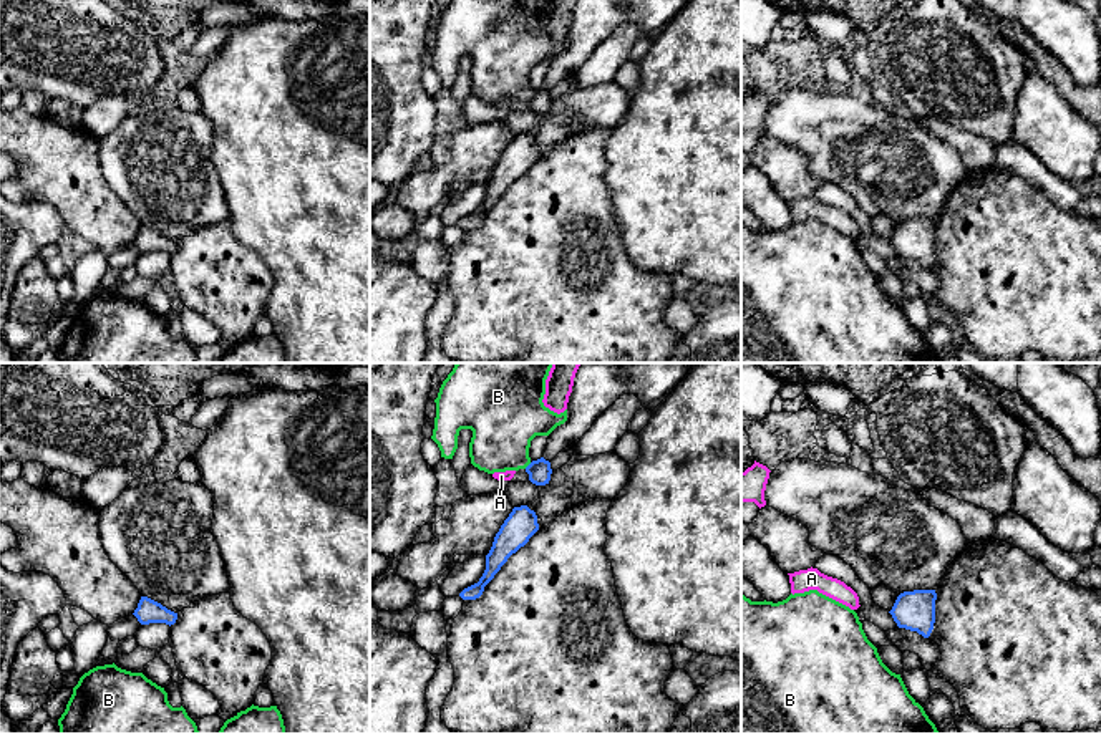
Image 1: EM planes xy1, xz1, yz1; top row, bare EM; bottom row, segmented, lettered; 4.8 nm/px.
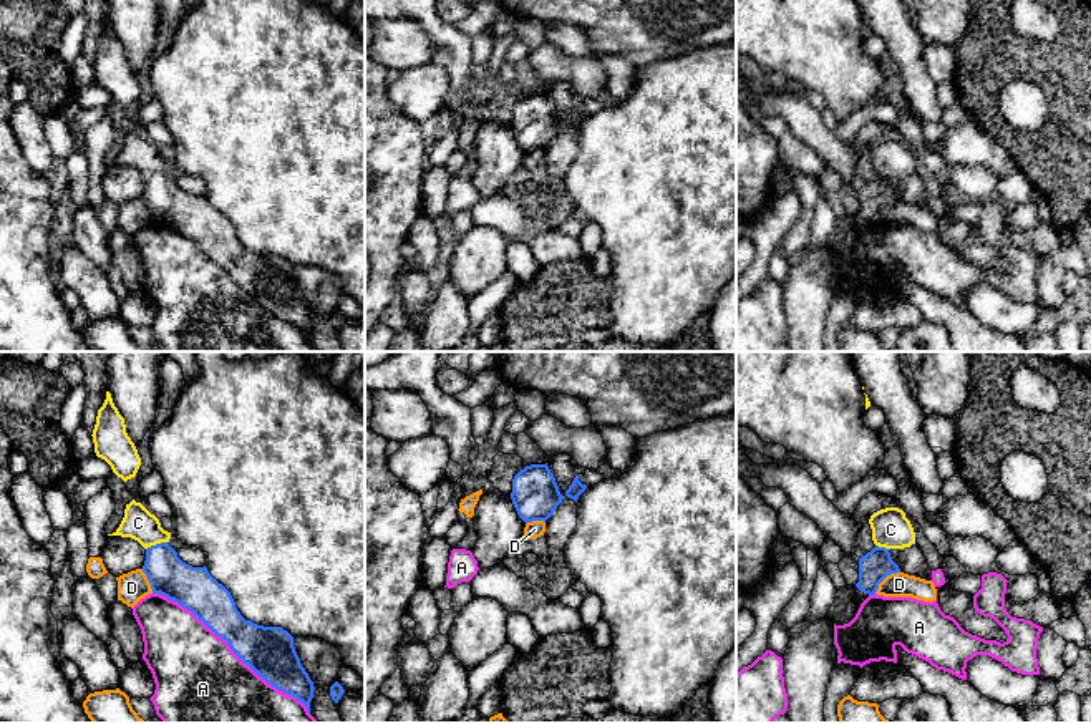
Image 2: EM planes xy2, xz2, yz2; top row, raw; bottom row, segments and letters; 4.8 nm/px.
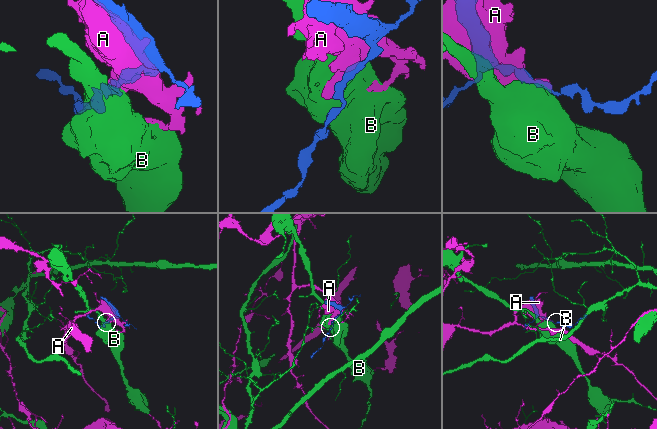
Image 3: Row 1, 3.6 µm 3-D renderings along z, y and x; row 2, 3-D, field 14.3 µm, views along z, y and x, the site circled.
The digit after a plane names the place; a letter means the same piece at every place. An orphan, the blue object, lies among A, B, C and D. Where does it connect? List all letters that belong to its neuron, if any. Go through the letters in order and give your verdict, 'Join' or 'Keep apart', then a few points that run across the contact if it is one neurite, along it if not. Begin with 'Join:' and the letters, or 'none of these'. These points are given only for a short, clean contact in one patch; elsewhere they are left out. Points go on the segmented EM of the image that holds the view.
Join: C
A: Keep apart
B: Keep apart. Line: xz1 (531, 463), (524, 468)
C: Join. Line: xy2 (168, 576), (161, 566), (156, 544), (138, 523)
D: Keep apart. Line: yz2 (899, 571), (887, 576), (874, 592)

